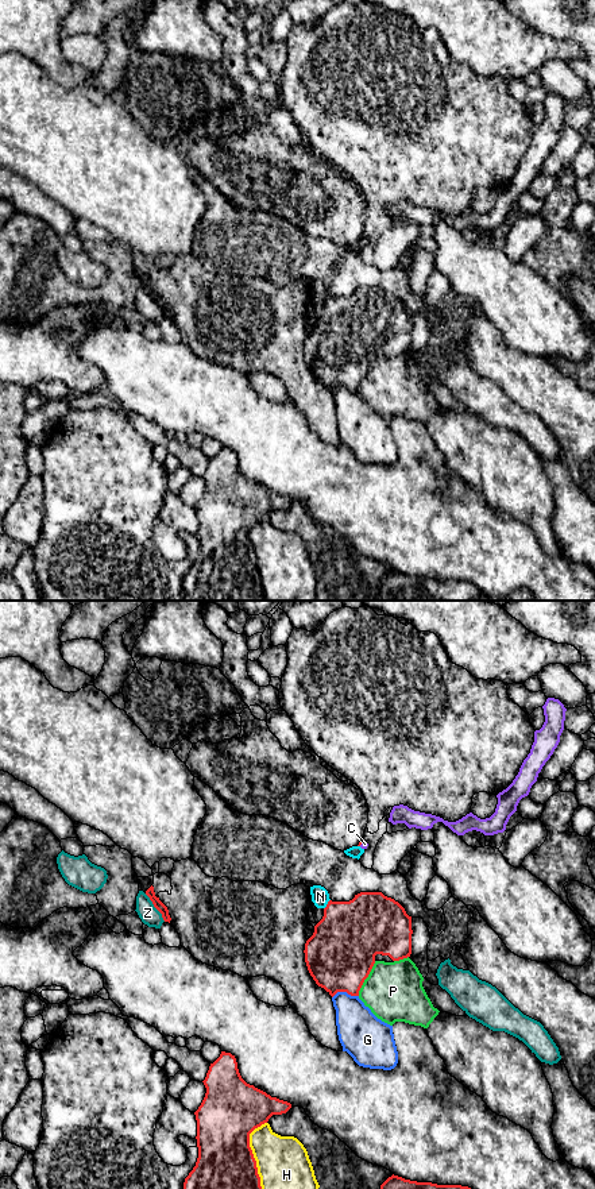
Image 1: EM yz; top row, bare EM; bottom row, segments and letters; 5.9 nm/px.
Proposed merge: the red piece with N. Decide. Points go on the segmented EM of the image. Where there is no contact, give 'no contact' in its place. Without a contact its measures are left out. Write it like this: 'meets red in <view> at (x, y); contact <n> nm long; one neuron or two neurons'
meets red in yz at (327, 904); contact 70 nm long; two neurons

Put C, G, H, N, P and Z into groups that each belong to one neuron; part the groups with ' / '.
C N / G / H / P / Z

